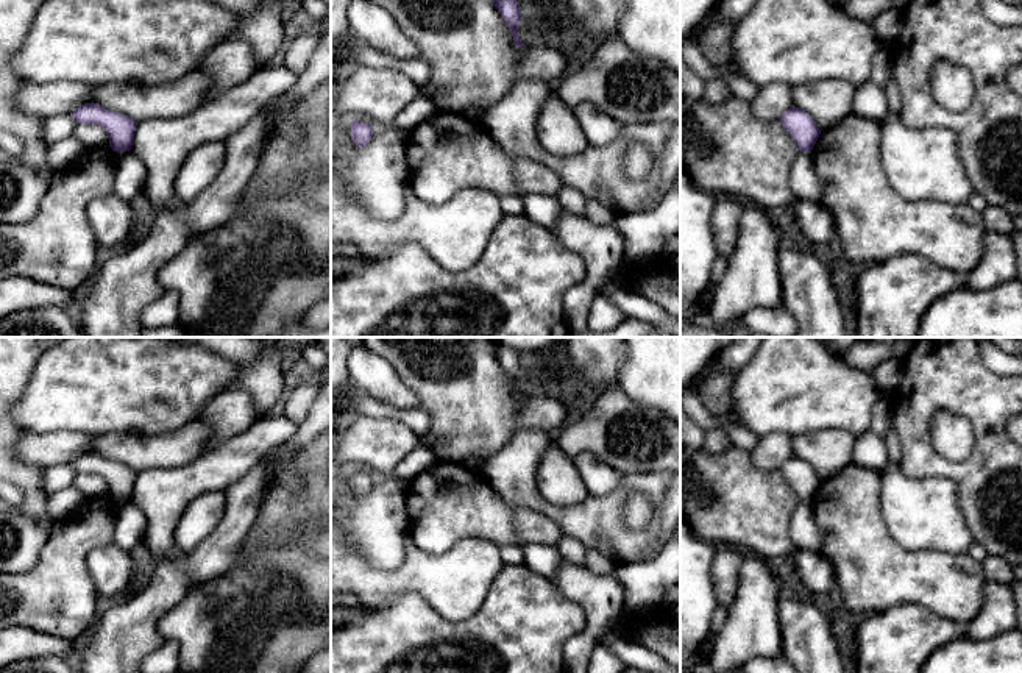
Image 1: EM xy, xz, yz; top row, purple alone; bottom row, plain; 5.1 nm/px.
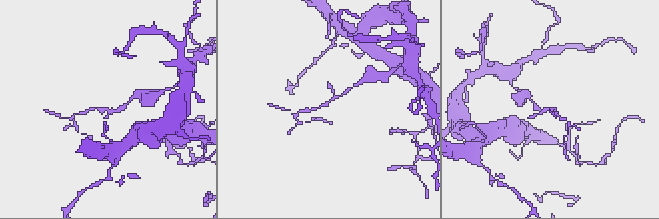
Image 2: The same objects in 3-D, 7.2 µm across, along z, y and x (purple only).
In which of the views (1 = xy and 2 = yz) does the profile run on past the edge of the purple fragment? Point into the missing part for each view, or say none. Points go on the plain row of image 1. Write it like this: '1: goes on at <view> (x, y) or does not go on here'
1: does not go on here
2: does not go on here

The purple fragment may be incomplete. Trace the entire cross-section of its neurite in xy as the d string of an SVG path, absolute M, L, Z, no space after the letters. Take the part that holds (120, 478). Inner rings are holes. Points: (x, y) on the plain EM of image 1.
M94 451L78 456L70 465L76 473L100 475L106 481L109 497L114 501L123 503L131 500L137 473L128 465L105 459Z

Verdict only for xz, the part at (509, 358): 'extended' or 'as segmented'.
as segmented

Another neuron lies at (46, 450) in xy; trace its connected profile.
M78 431L23 433L14 445L22 464L44 470L70 464L84 453L92 453L92 436Z

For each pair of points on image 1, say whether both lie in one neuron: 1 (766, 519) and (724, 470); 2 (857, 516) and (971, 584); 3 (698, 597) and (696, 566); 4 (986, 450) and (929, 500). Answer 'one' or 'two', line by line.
1: one
2: one
3: one
4: two

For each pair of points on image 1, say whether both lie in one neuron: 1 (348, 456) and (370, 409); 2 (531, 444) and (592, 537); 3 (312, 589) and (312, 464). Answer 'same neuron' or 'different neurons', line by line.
1: different neurons
2: same neuron
3: same neuron

